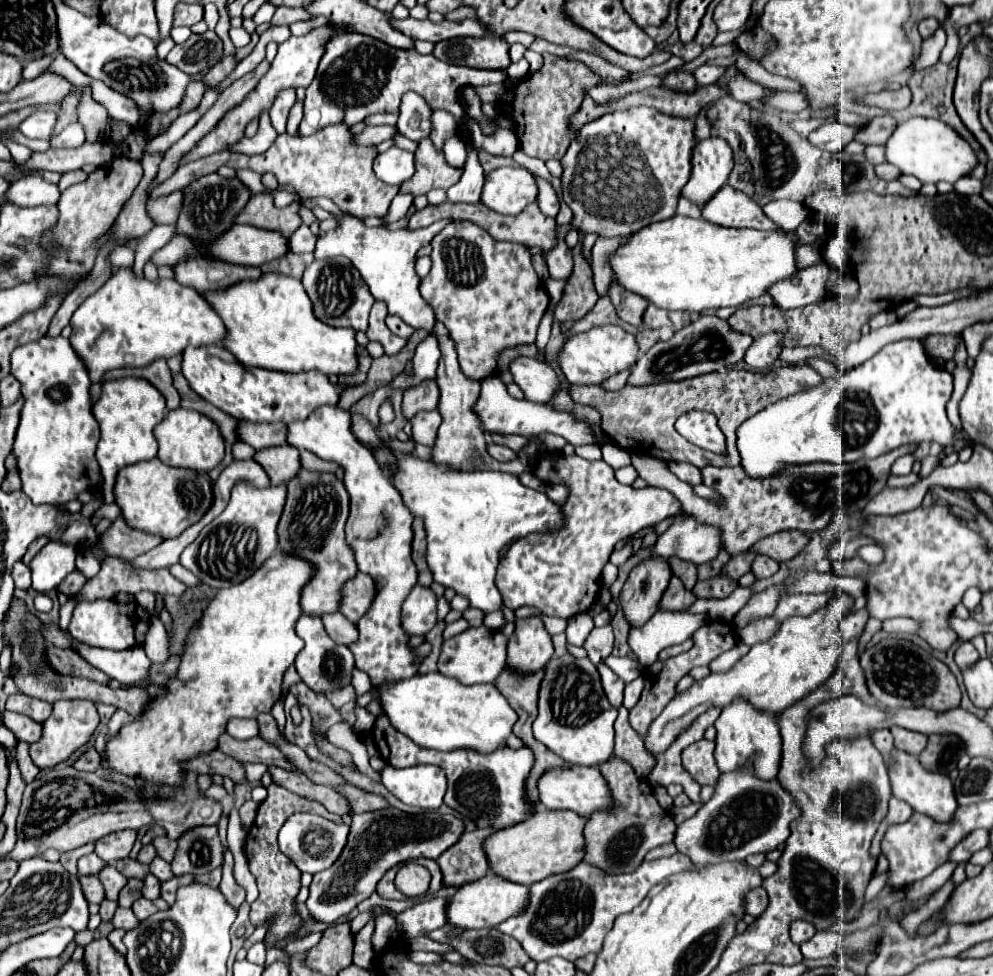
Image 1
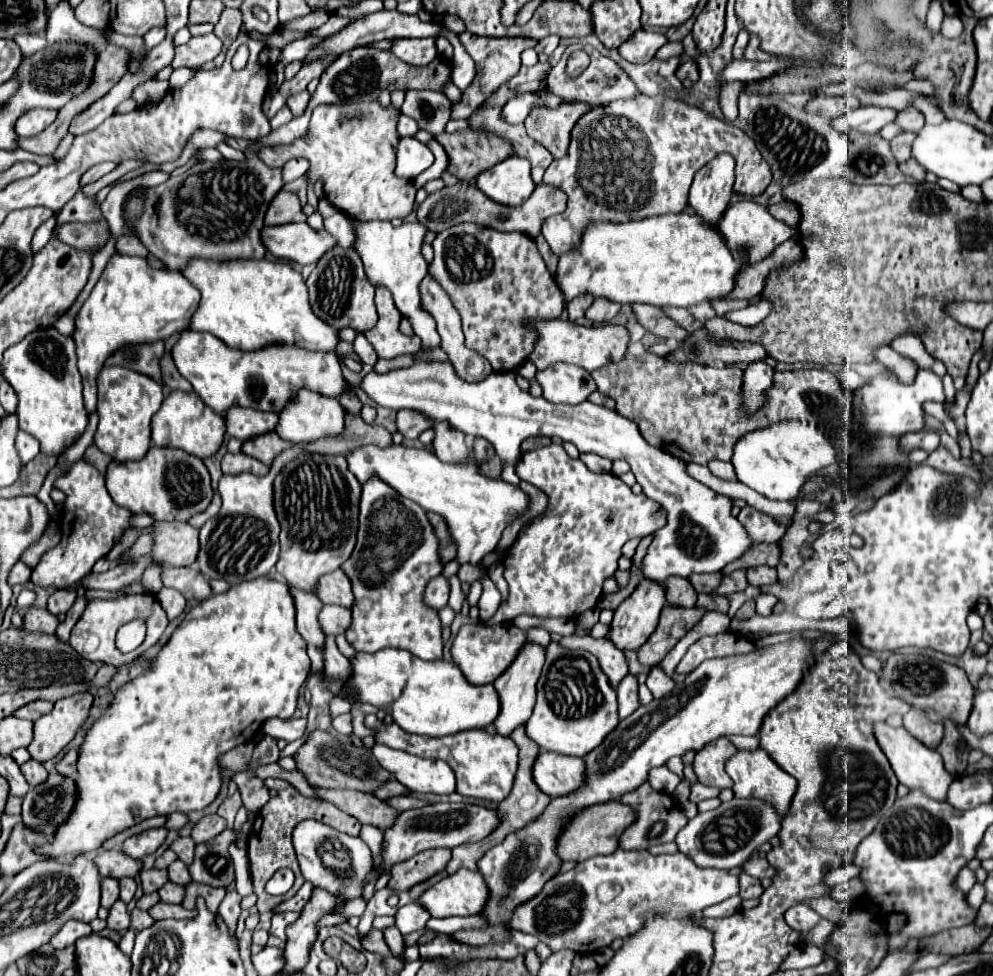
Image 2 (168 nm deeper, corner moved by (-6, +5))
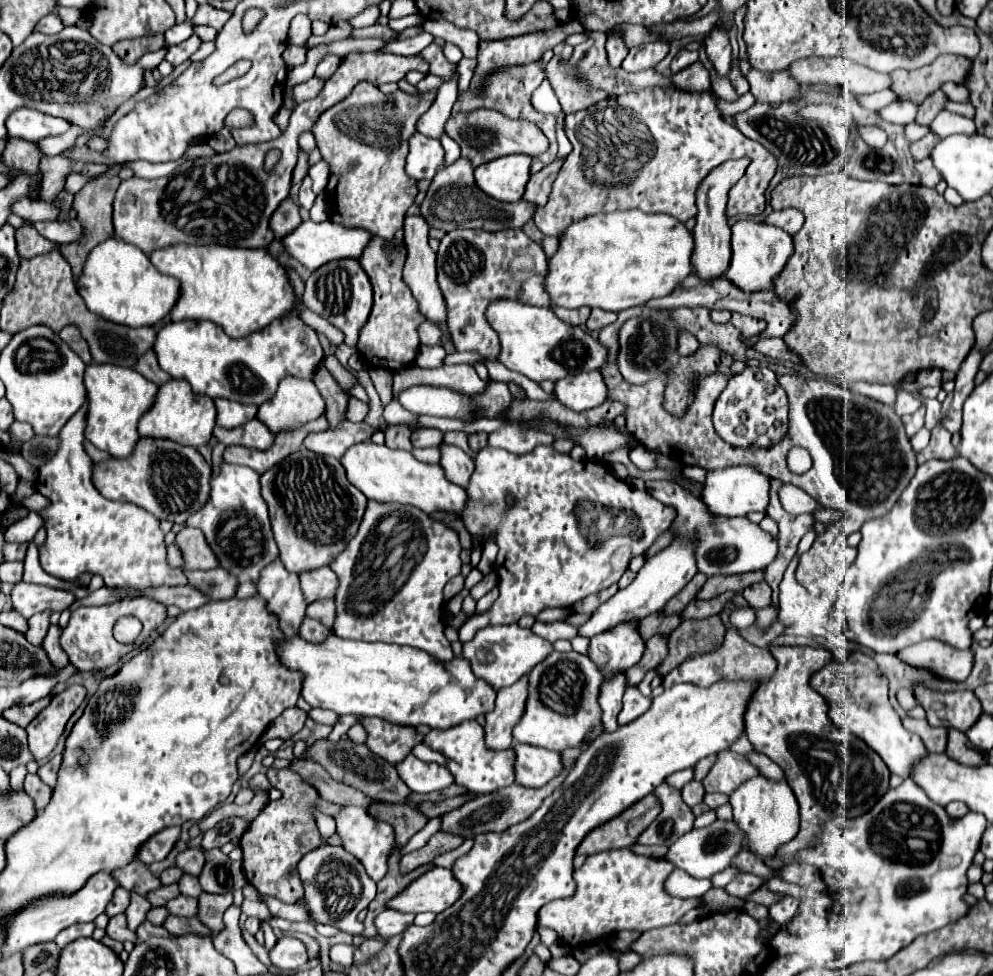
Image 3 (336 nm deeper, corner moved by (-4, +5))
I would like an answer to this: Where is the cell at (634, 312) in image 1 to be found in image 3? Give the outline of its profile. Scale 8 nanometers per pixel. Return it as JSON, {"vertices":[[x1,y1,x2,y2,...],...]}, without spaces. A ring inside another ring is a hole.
{"vertices":[[686,330,680,332,680,346,678,346,680,356,692,356,698,350,698,346,700,344,698,344,698,340,692,334,688,334]]}

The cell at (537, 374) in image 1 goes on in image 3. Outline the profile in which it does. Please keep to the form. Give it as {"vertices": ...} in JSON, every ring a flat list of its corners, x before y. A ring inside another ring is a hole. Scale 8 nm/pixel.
{"vertices":[[580,372,562,380,556,380,556,396,566,408,574,412,584,412,596,408,608,400,608,388,604,384,602,374,596,372]]}

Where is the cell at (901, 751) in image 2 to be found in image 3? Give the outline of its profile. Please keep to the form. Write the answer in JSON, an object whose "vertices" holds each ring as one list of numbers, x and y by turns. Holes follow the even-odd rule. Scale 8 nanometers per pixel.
{"vertices":[[850,652,846,662,830,660,822,670,812,674,810,686,824,696,830,708,828,716,842,732,848,728,854,736,864,740,886,762,892,774,910,778,912,766,926,754,926,748,916,734,910,734,902,726,900,716,888,700,888,678,868,654]]}

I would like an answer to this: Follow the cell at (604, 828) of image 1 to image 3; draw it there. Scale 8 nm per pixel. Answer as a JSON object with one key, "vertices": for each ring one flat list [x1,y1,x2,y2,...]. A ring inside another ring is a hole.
{"vertices":[[660,784,654,790,654,794,662,802,662,812,652,822,652,826,644,830,644,834,638,838,638,844,670,846,680,836,684,836,688,830,692,830,694,814,692,814,692,808,682,800,680,790,668,784]]}

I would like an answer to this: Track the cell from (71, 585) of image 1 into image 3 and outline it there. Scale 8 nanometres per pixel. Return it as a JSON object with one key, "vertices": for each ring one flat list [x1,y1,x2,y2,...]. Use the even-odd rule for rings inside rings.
{"vertices":[[44,612,44,614,34,614,30,620,28,620,28,632,26,632,26,638,28,642,32,642,34,646,42,644,46,632,48,632,48,616,50,612]]}

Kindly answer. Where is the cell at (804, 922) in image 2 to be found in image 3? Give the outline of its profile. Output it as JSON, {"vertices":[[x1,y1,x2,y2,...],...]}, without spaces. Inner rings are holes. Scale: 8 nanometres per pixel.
{"vertices":[[782,896,776,904,768,906,770,918,776,920,780,926,788,926,788,922,796,916,798,910,798,900,794,896]]}

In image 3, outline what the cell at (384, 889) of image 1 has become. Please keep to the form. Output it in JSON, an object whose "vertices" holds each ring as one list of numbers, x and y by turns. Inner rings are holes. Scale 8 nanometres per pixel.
{"vertices":[[440,830,440,832,436,832,420,850,414,850,414,852,406,854,406,856,402,858,402,862,400,862,400,868,402,868,402,872,410,872,410,870,414,870,414,868,418,868,418,866,422,866,422,864,432,862,438,854,460,846,462,842,464,842,464,838]]}

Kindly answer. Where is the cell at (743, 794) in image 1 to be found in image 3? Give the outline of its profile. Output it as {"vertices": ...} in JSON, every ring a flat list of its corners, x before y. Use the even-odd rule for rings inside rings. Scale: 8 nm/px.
{"vertices":[[716,820,712,826,708,828,694,828,692,832,684,834,682,838,678,838,666,852,666,860,672,862,676,868,686,870,688,874,692,874,694,878,710,878,716,872,722,872,730,866,732,858,738,854,740,850,740,842,744,840,744,832,740,832,740,828,736,826,736,822,722,822]]}

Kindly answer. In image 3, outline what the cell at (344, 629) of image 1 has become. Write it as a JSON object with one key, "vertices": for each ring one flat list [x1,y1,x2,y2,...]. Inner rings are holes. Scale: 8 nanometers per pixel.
{"vertices":[[326,598,326,600,316,600,312,604,308,604,306,608,306,616,322,622,324,626,332,628,334,618,336,618,336,608,334,608,334,598]]}

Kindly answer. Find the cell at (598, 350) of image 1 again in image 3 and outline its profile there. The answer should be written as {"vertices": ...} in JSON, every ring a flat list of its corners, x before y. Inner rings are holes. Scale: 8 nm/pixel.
{"vertices":[[500,298,488,306,484,316,500,338,498,362,502,362,508,370,520,372,536,382,560,380,568,374,584,370,598,370,606,362,608,350,580,326,570,326,556,318,552,308]]}

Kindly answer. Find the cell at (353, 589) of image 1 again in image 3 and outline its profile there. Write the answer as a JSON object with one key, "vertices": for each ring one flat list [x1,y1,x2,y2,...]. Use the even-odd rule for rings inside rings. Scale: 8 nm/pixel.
{"vertices":[[322,566,320,570,306,570,304,574,300,574,300,586,306,602,314,602,320,598,334,598,338,578,328,566]]}

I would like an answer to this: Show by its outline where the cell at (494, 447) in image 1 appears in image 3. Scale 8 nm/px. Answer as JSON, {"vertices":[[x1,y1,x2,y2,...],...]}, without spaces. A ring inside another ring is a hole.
{"vertices":[[486,432,470,434,470,436,468,436,468,444,470,444,470,448,472,448,474,452,478,452,478,450,482,450,482,448,488,444,488,434,486,434]]}

